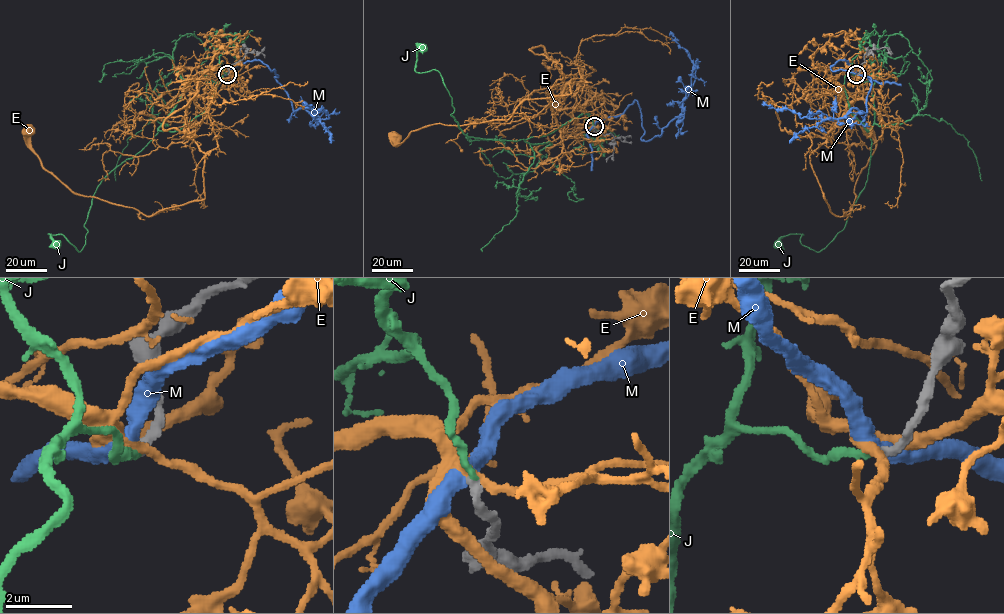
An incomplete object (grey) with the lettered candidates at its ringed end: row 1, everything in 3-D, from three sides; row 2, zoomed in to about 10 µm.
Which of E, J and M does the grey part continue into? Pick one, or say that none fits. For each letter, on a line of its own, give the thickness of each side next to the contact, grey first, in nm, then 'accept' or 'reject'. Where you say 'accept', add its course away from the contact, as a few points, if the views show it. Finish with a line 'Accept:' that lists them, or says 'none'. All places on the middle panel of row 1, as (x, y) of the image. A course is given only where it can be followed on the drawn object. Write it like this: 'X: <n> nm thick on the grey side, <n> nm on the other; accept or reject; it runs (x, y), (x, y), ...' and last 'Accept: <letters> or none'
E: 280 nm thick on the grey side, 280 nm on the other; reject
J: 260 nm thick on the grey side, 240 nm on the other; accept; it runs (594, 126), (582, 114), (545, 136), (469, 137), (450, 115), (452, 97), (440, 74), (415, 70), (423, 47)
M: 280 nm thick on the grey side, 460 nm on the other; reject
Accept: J

